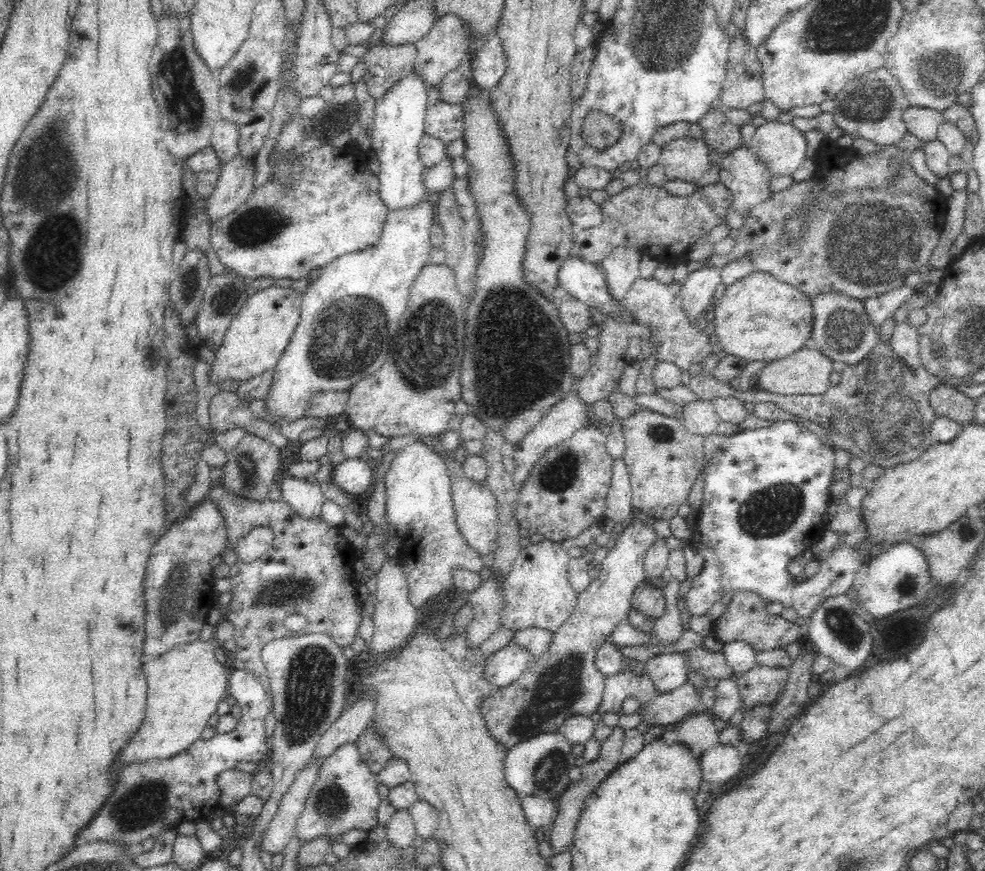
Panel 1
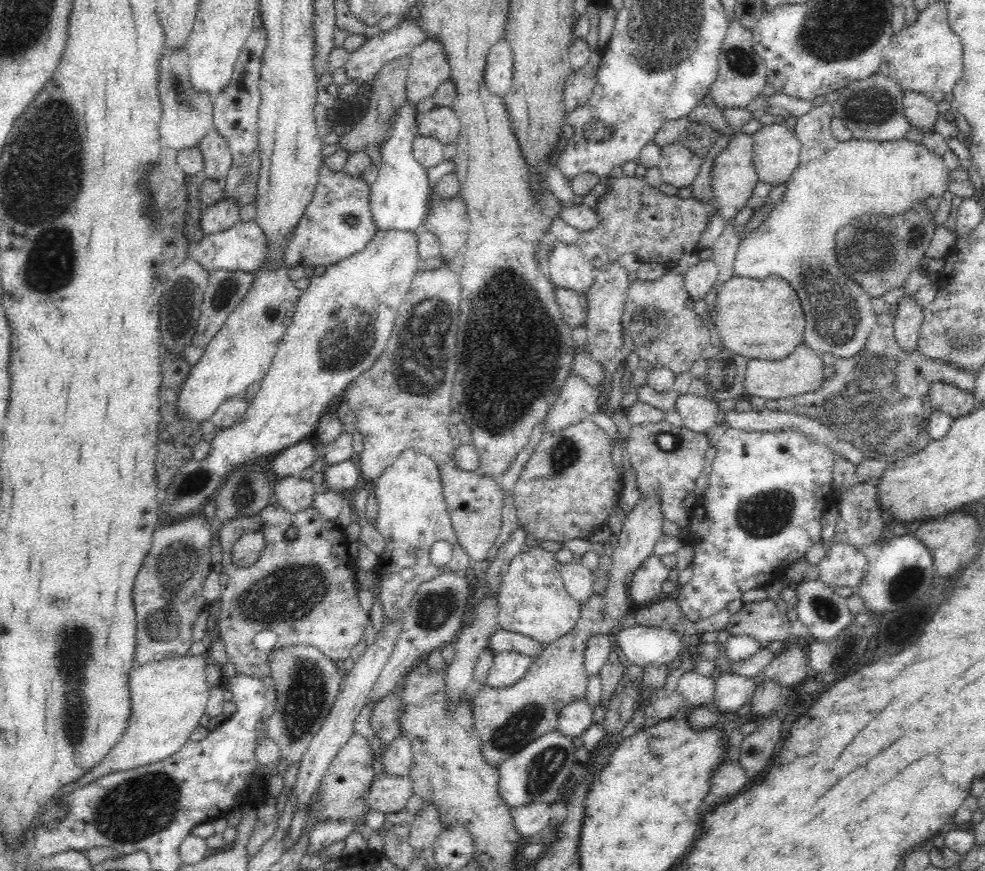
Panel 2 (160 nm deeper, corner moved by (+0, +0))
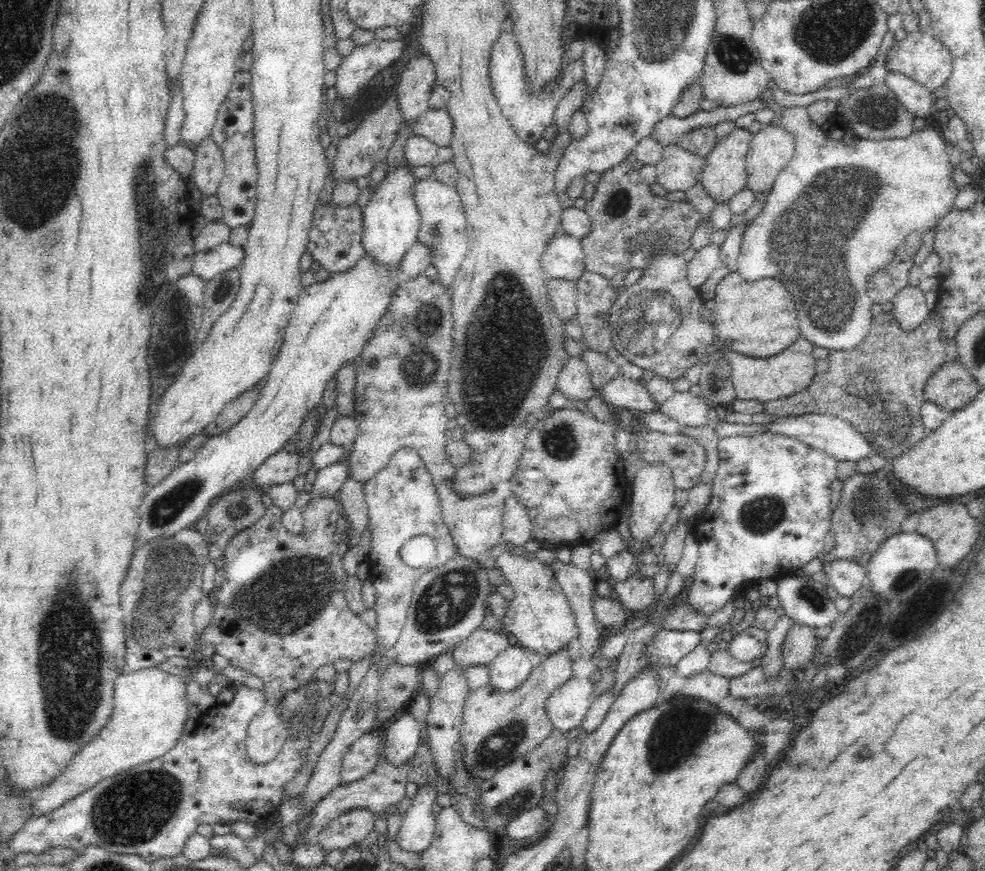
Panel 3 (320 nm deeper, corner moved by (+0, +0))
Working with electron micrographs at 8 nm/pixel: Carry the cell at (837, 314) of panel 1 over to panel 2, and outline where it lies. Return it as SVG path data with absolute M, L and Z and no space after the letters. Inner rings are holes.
M826 101L796 117L793 133L801 146L798 167L786 181L784 194L770 214L740 241L733 265L735 275L742 278L762 280L776 275L788 281L802 302L803 343L819 354L828 352L844 359L858 354L864 348L870 331L877 324L877 315L871 297L839 263L835 251L836 233L842 226L850 224L852 220L860 220L866 214L895 217L914 209L927 198L942 200L948 191L950 170L943 156L934 154L922 142L915 143L905 138L884 142L859 141L857 138L838 141L832 136L829 125L834 115L833 103Z

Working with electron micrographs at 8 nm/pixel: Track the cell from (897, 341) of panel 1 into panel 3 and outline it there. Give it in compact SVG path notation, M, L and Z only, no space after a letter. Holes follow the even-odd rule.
M916 281L896 293L892 302L892 314L904 330L914 330L932 312L926 305L925 292Z

